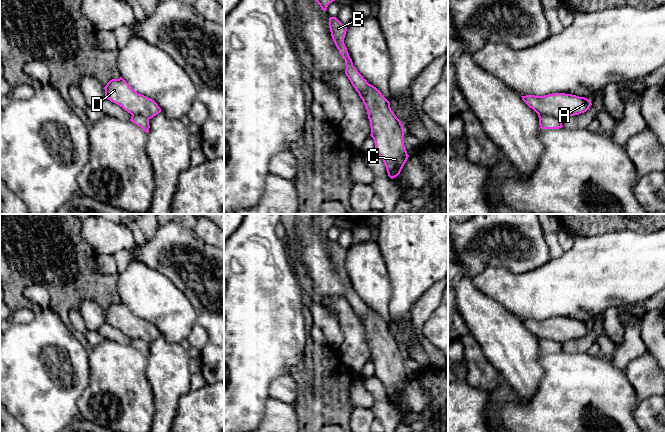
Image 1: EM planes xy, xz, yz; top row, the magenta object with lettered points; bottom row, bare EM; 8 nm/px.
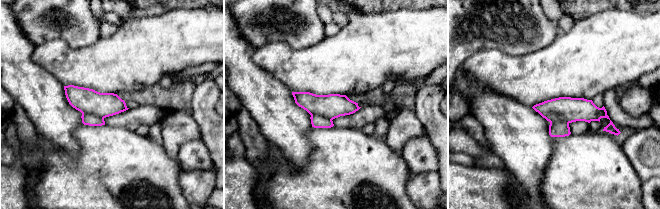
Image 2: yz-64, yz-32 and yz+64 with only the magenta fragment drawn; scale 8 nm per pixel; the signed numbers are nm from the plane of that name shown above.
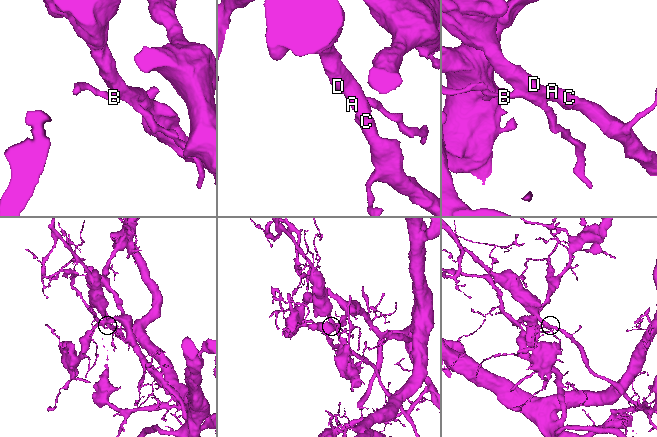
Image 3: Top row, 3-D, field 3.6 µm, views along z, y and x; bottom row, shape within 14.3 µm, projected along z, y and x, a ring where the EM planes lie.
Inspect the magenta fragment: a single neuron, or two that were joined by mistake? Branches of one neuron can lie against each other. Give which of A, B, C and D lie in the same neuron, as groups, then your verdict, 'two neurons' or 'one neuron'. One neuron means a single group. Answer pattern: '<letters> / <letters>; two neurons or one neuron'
A B C D; one neuron

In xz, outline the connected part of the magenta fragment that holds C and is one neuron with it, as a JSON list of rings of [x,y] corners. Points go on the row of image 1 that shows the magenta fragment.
[[[336,17],[329,18],[332,39],[345,60],[345,74],[362,99],[368,114],[371,137],[375,143],[374,152],[383,160],[388,176],[397,177],[409,155],[404,146],[404,128],[390,108],[390,102],[358,72],[353,65],[344,38],[347,26]]]

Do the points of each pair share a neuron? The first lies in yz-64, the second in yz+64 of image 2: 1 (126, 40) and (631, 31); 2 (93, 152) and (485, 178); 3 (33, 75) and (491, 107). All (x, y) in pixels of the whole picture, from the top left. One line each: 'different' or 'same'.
1: same
2: different
3: same

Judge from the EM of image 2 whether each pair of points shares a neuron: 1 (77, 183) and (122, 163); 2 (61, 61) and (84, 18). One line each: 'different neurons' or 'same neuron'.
1: same neuron
2: different neurons

